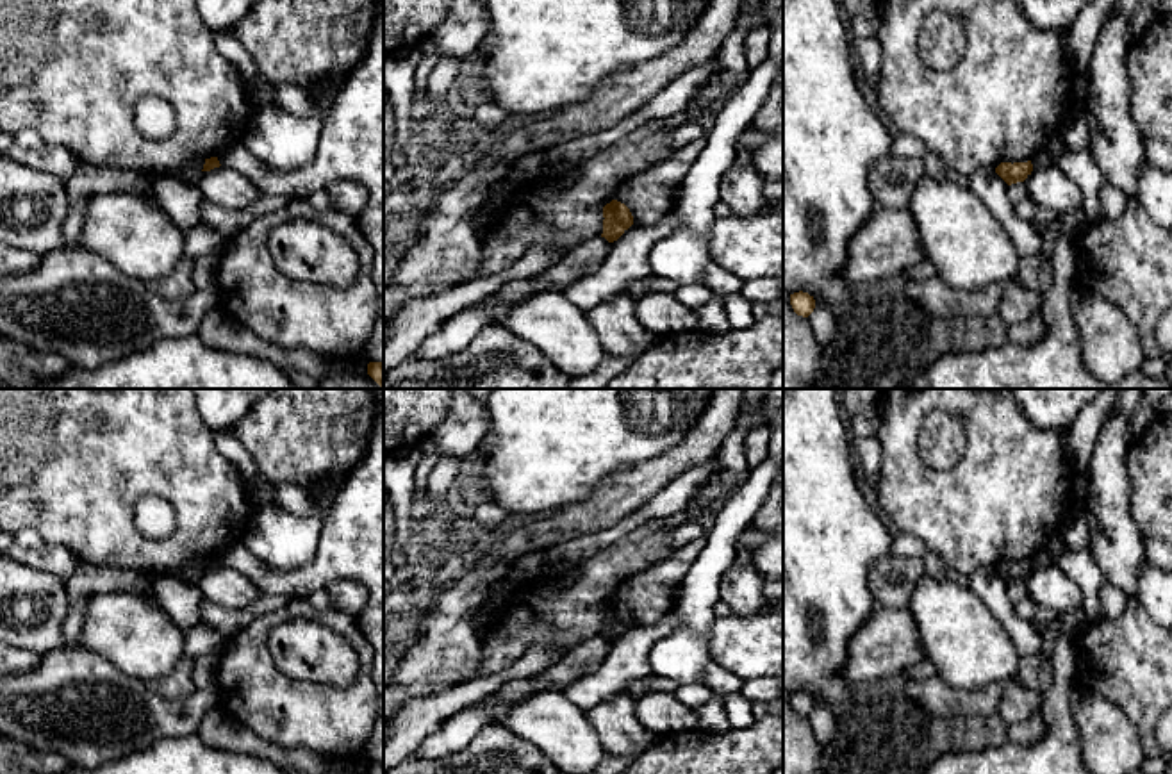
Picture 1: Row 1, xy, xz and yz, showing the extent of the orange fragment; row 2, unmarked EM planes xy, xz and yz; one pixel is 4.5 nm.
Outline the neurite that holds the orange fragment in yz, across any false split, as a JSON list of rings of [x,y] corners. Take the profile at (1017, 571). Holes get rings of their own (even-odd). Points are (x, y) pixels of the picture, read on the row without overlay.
[[[1031,560],[1028,562],[1001,562],[995,572],[1008,583],[1024,581],[1033,571]]]

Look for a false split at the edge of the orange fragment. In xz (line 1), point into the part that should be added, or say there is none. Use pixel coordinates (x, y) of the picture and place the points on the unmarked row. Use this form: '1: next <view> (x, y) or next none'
1: next none

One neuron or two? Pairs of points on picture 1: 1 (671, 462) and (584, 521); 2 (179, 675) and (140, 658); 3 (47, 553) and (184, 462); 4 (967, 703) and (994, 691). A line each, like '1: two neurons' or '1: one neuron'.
1: one neuron
2: two neurons
3: two neurons
4: one neuron

